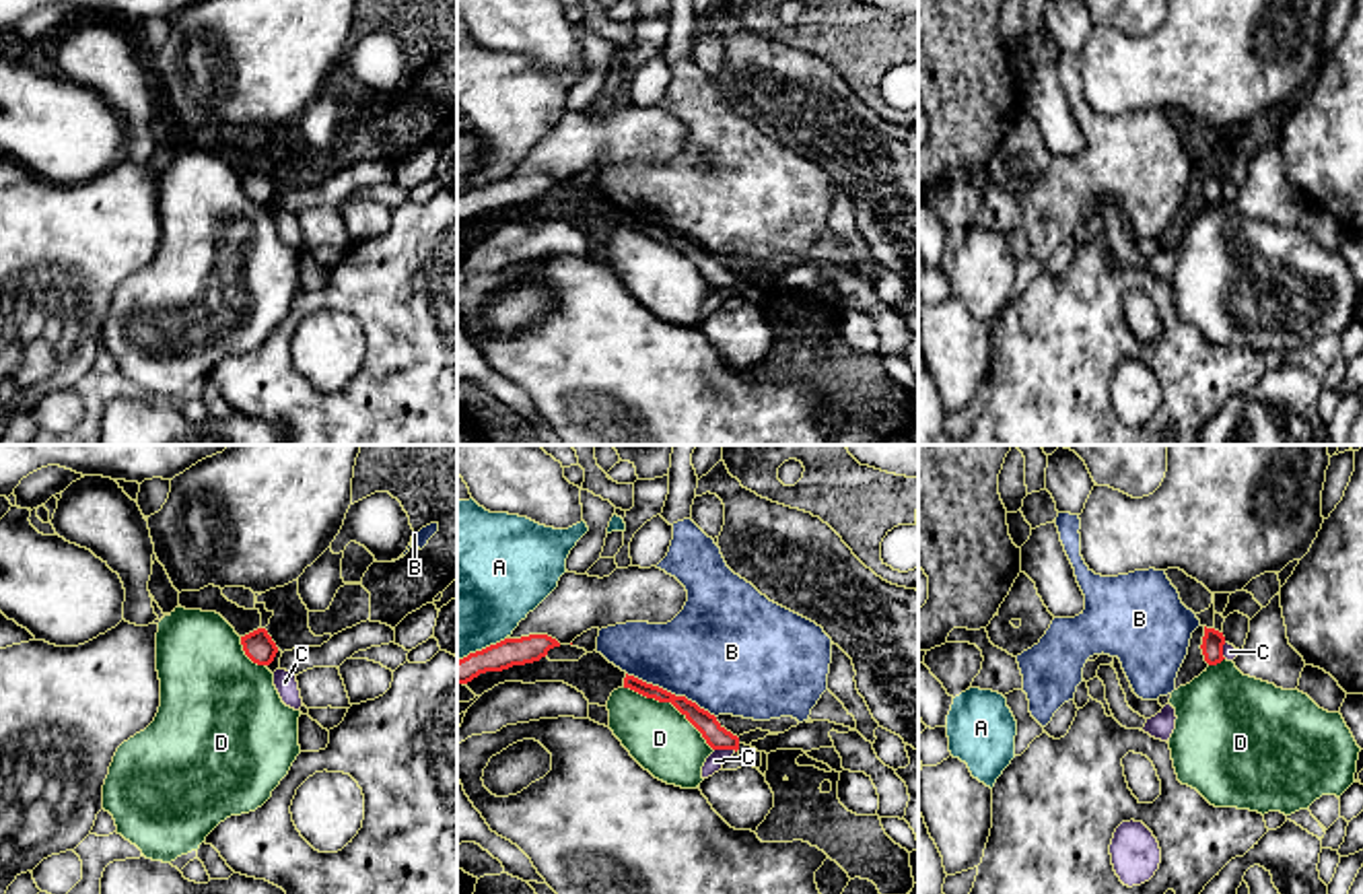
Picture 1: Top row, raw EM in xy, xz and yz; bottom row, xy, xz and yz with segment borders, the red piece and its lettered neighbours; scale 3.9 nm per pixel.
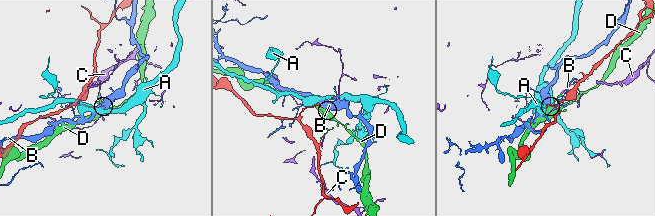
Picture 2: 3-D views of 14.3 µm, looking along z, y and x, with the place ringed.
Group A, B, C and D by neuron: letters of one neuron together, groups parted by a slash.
A / B / C / D

